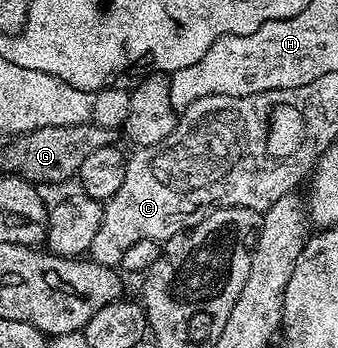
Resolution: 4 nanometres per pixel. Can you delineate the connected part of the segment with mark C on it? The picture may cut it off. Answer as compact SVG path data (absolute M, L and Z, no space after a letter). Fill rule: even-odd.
M209 95L197 99L178 114L175 129L156 145L145 145L134 150L127 158L125 180L117 195L103 205L103 219L89 250L90 260L98 265L118 266L123 253L141 239L153 239L164 243L171 236L201 224L218 209L254 209L265 211L277 199L292 192L295 184L305 177L307 169L303 159L285 158L282 161L269 157L265 149L268 118L259 111L247 117L239 117L241 97Z

